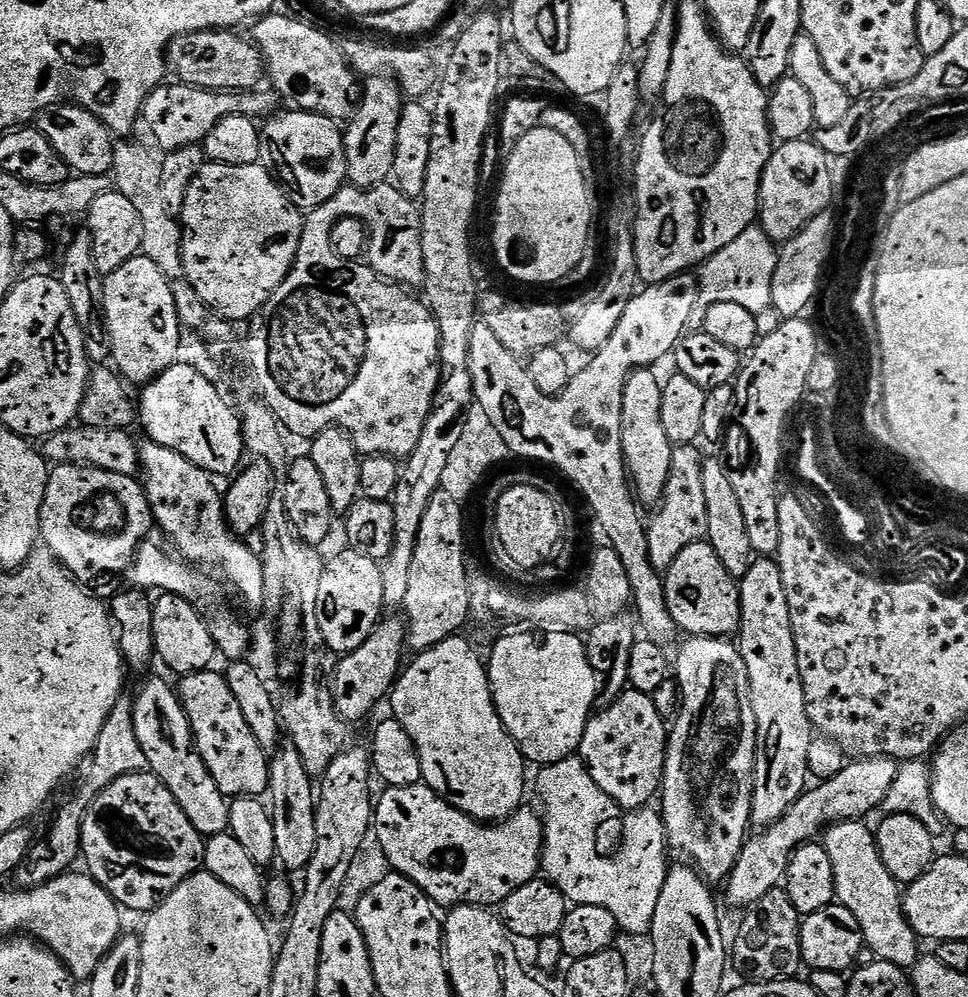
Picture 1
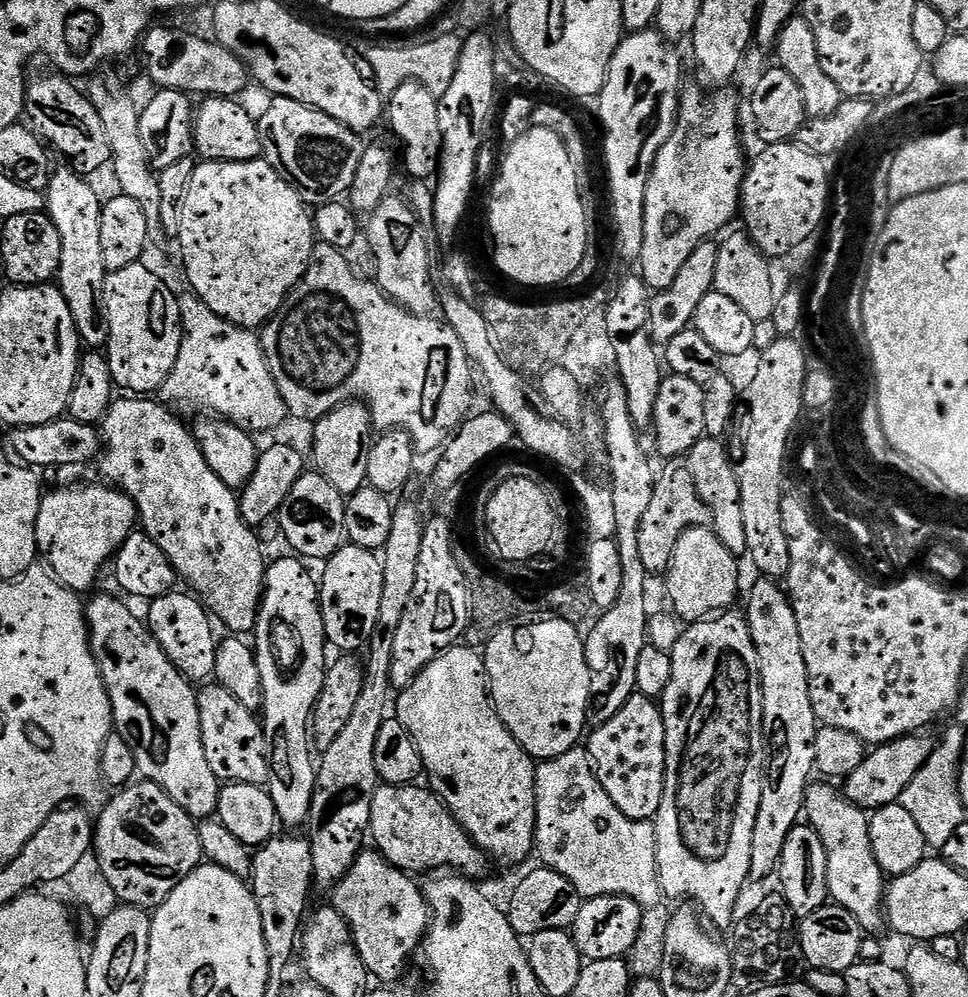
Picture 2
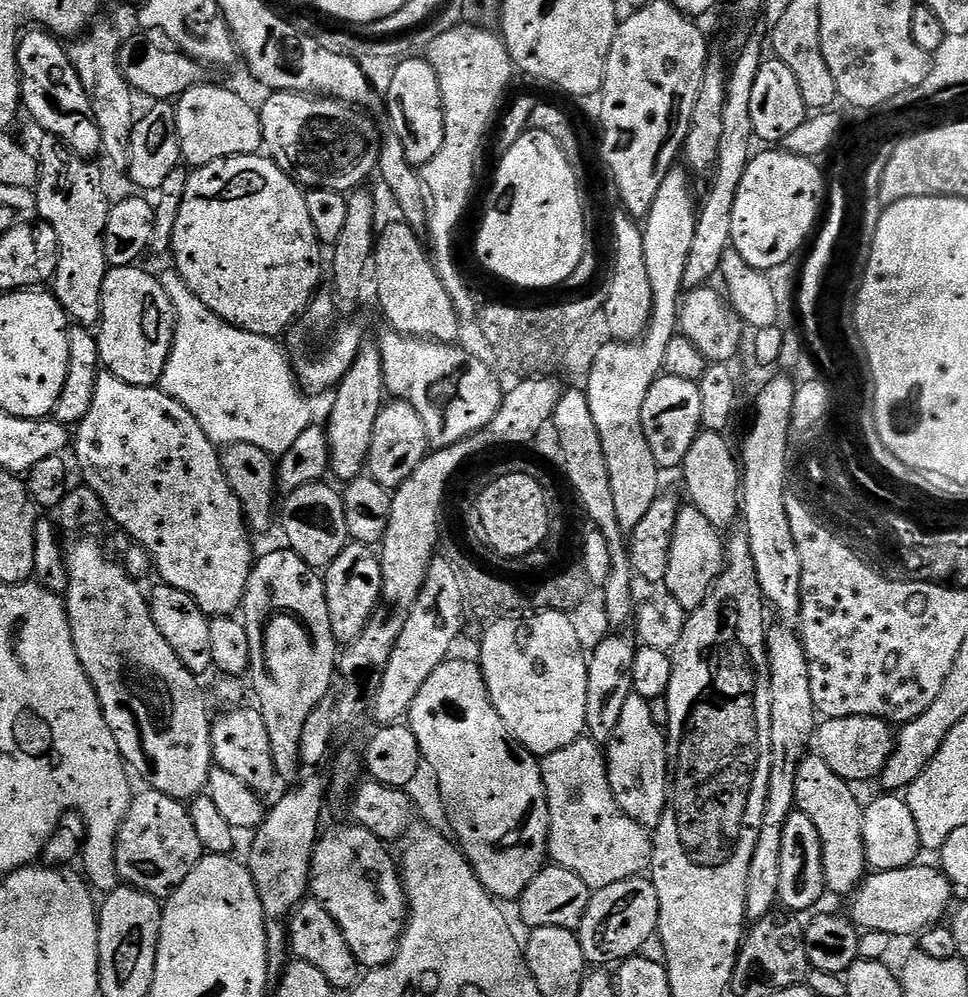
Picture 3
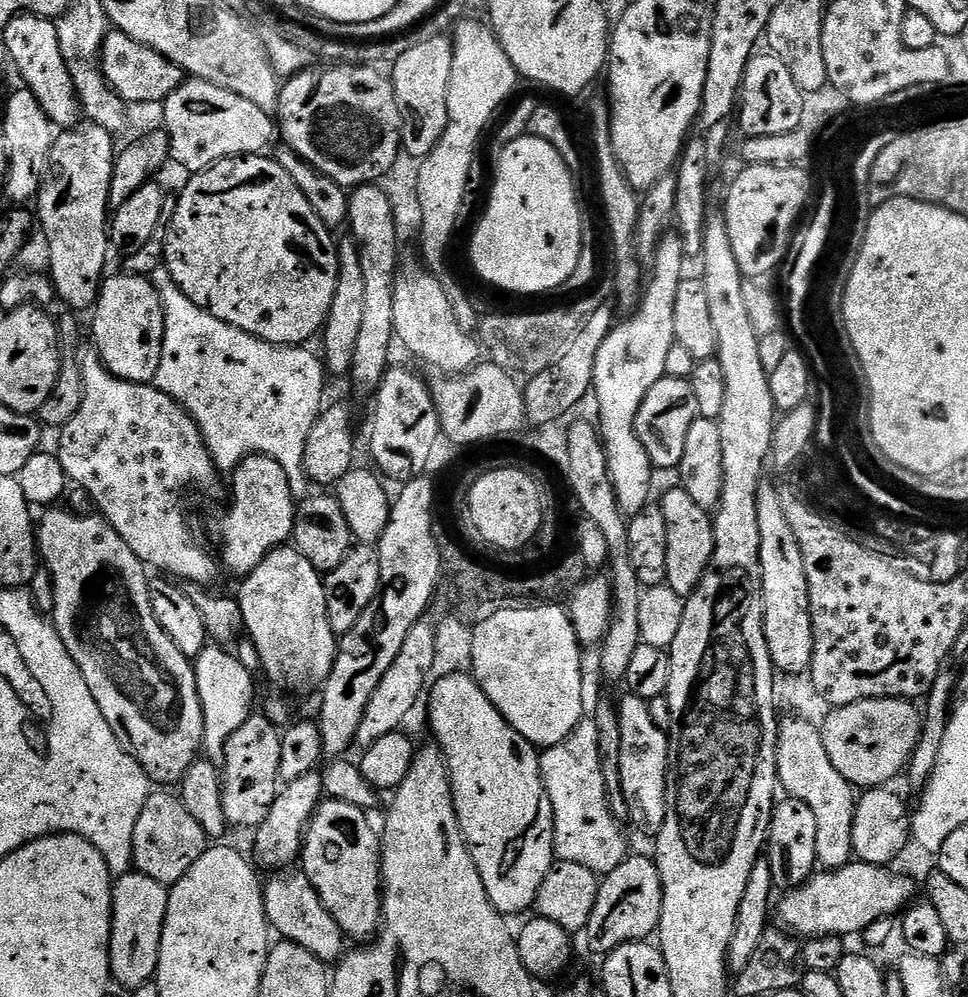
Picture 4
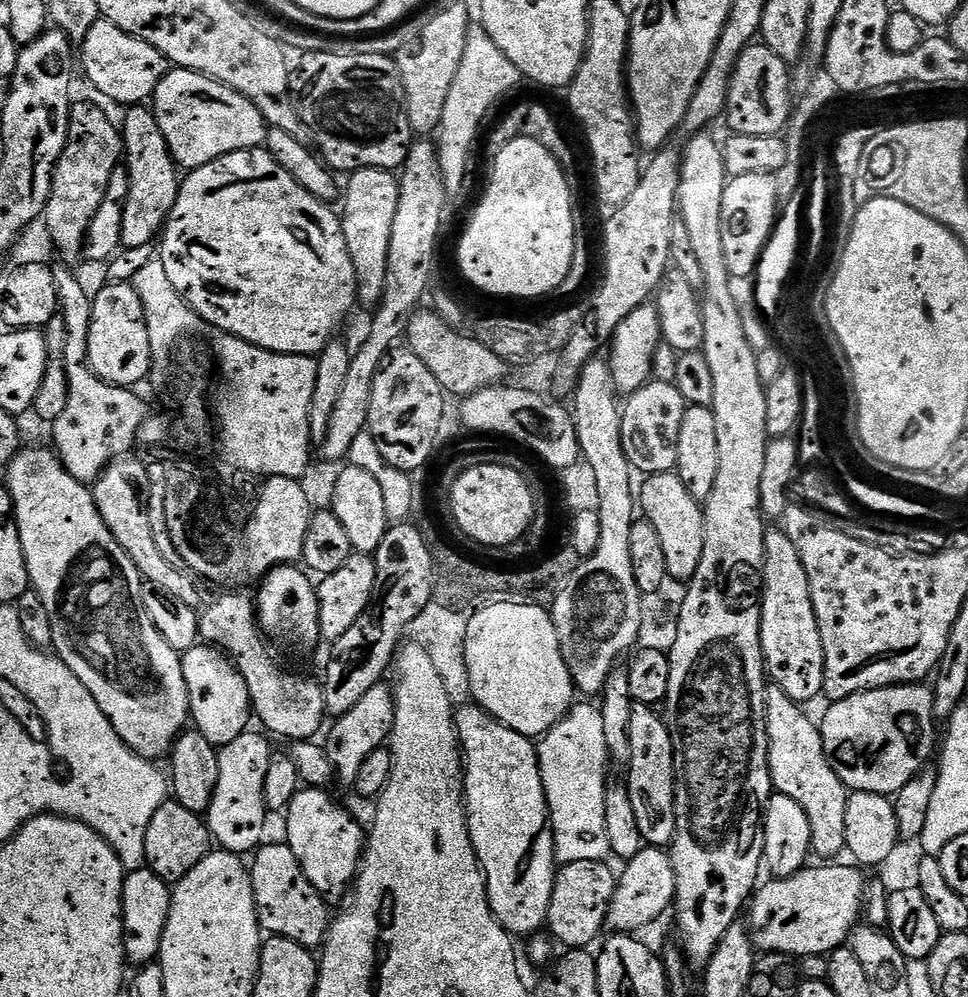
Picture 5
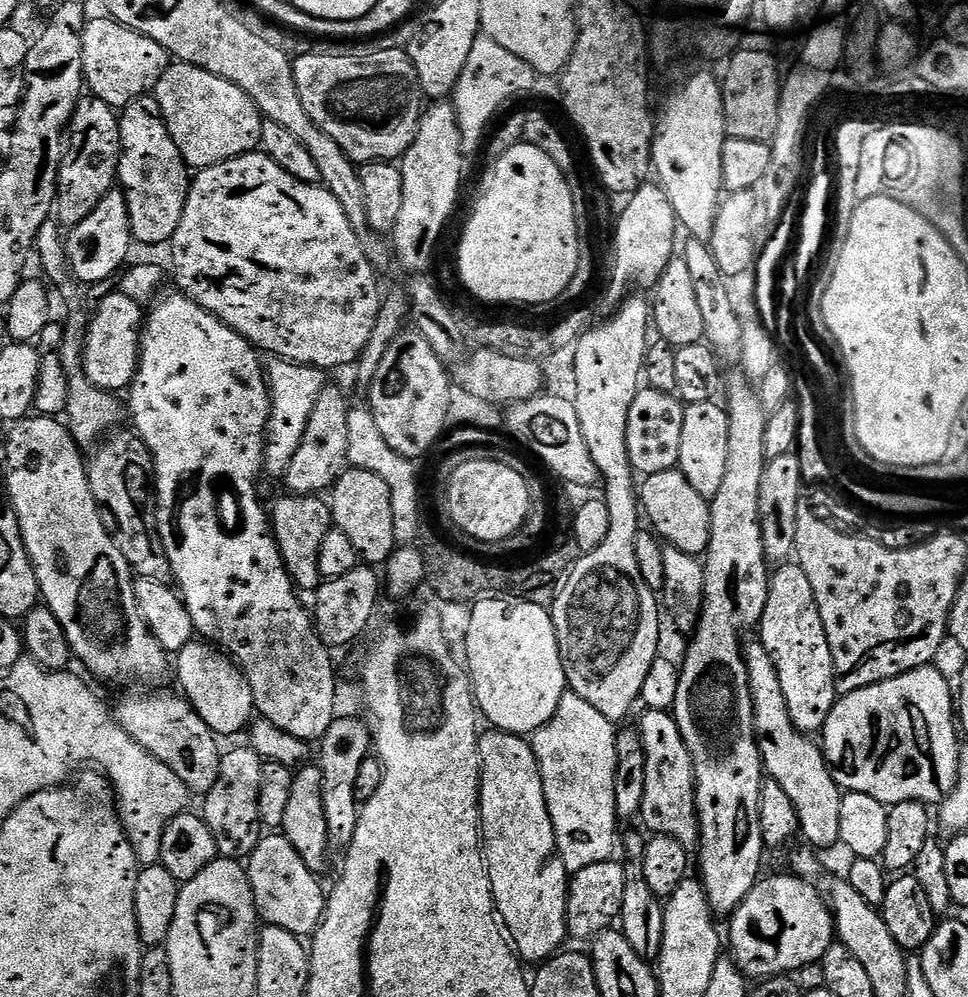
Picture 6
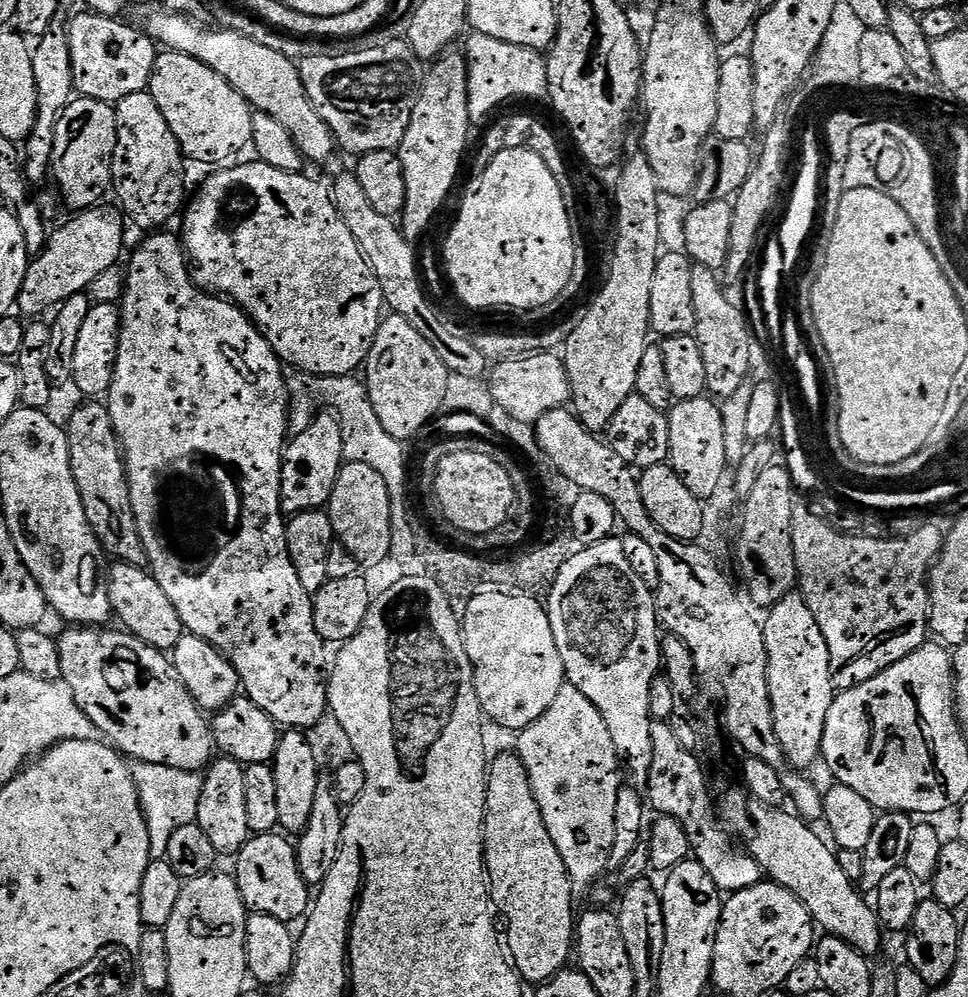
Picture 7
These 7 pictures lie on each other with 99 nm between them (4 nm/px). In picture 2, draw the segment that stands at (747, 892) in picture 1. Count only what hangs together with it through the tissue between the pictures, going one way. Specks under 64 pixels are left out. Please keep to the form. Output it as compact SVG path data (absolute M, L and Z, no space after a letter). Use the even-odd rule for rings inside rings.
M928 734L903 736L897 740L891 740L888 744L873 747L865 755L862 766L858 766L858 770L854 770L854 774L850 774L843 781L844 796L852 804L865 810L885 808L897 803L902 790L906 790L906 786L914 782L914 774L918 774L918 770L926 766L926 758L930 758L933 747L934 740L931 740Z

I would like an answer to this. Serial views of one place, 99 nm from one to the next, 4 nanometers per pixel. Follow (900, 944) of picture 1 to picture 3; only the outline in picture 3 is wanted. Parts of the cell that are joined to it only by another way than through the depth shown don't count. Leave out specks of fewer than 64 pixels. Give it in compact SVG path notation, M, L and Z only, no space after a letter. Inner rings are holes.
M819 754L805 755L796 765L796 808L814 822L814 830L818 830L818 838L822 846L822 866L824 867L824 887L829 893L847 897L856 891L869 871L864 839L862 838L862 822L864 808L856 801L852 793L853 785L844 780Z

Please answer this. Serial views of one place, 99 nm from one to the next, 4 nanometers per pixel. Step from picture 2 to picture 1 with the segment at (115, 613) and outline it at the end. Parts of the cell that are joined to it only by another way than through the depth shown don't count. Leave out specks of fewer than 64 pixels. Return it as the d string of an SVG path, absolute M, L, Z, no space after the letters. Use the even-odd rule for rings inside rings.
M148 680L140 688L140 693L132 700L134 706L134 730L138 734L138 742L142 742L142 750L146 754L146 762L152 775L159 778L168 787L170 794L182 806L186 818L194 822L200 835L207 838L229 831L229 801L218 790L210 770L202 762L196 752L192 739L192 727L177 689L172 688L164 680Z

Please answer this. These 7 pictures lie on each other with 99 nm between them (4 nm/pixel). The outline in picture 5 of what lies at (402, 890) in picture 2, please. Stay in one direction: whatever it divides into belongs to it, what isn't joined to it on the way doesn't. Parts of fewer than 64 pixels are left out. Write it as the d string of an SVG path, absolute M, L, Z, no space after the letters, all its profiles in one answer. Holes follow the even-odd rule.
M307 786L301 787L300 791L296 793L294 799L288 803L286 809L286 817L288 816L288 837L286 837L286 843L290 850L294 850L294 858L298 858L298 866L302 866L302 874L306 874L306 878L310 878L310 886L314 886L314 890L318 890L318 894L324 897L329 902L335 902L340 895L347 893L349 889L353 887L354 881L358 875L358 869L360 867L360 857L364 854L366 847L366 832L365 829L360 829L360 824L343 808L340 804L335 804L334 801L328 797L329 793L323 788L309 788Z

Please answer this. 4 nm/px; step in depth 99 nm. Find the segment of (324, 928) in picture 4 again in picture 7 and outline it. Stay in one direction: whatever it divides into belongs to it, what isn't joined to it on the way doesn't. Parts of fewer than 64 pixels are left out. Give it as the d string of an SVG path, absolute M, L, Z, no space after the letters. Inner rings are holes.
M256 834L235 857L234 875L244 904L252 912L270 914L285 922L293 922L305 915L310 908L310 885L302 878L293 841L284 834Z

